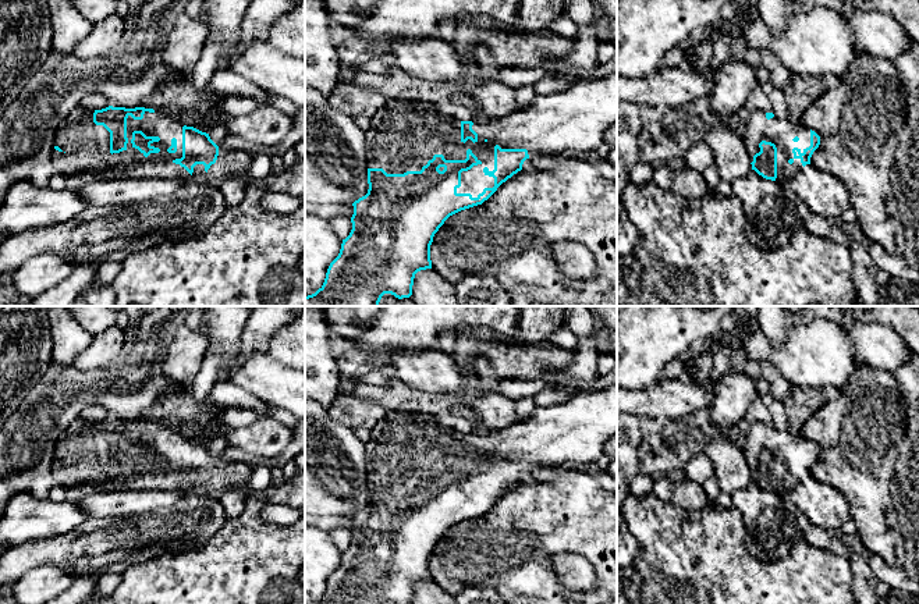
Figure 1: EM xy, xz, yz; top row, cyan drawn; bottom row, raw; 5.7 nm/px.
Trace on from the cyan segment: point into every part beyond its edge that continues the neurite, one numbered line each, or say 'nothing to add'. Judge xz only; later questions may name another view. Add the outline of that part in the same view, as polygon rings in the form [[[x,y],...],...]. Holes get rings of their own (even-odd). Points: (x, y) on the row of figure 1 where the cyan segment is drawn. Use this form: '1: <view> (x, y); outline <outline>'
1: xz (404, 135); outline [[[617,72],[600,79],[578,79],[568,89],[550,96],[536,96],[528,109],[490,120],[483,124],[473,122],[478,134],[473,143],[461,141],[461,121],[444,116],[430,103],[415,100],[388,100],[384,107],[370,117],[370,128],[365,134],[368,168],[383,168],[387,174],[404,174],[421,171],[434,154],[443,154],[446,160],[465,160],[466,150],[482,163],[461,173],[461,186],[457,193],[471,193],[478,198],[485,188],[494,186],[494,178],[483,173],[494,170],[494,146],[501,149],[526,149],[533,154],[565,154],[596,152],[603,143],[606,129],[617,122]]]

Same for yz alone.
1: yz (780, 131); outline [[[755,110],[751,113],[749,120],[745,124],[745,135],[744,142],[746,146],[746,152],[749,154],[751,163],[753,161],[753,156],[760,152],[759,143],[762,141],[771,142],[777,148],[777,178],[776,182],[783,188],[787,188],[788,182],[803,168],[801,159],[795,159],[792,149],[798,148],[801,153],[806,148],[810,146],[810,129],[802,127],[798,121],[792,121],[791,118],[778,118],[773,117],[770,120],[766,118],[766,113],[760,110]]]

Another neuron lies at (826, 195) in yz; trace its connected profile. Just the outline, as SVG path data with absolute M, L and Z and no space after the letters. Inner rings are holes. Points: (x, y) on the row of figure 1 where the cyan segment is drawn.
M812 163L806 164L787 185L812 213L823 216L831 224L851 207L849 191L845 182L828 173L820 171Z

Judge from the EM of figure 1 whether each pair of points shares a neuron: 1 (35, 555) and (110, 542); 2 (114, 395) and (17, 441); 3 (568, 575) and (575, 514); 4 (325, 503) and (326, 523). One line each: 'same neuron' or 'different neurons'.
1: same neuron
2: same neuron
3: different neurons
4: different neurons

